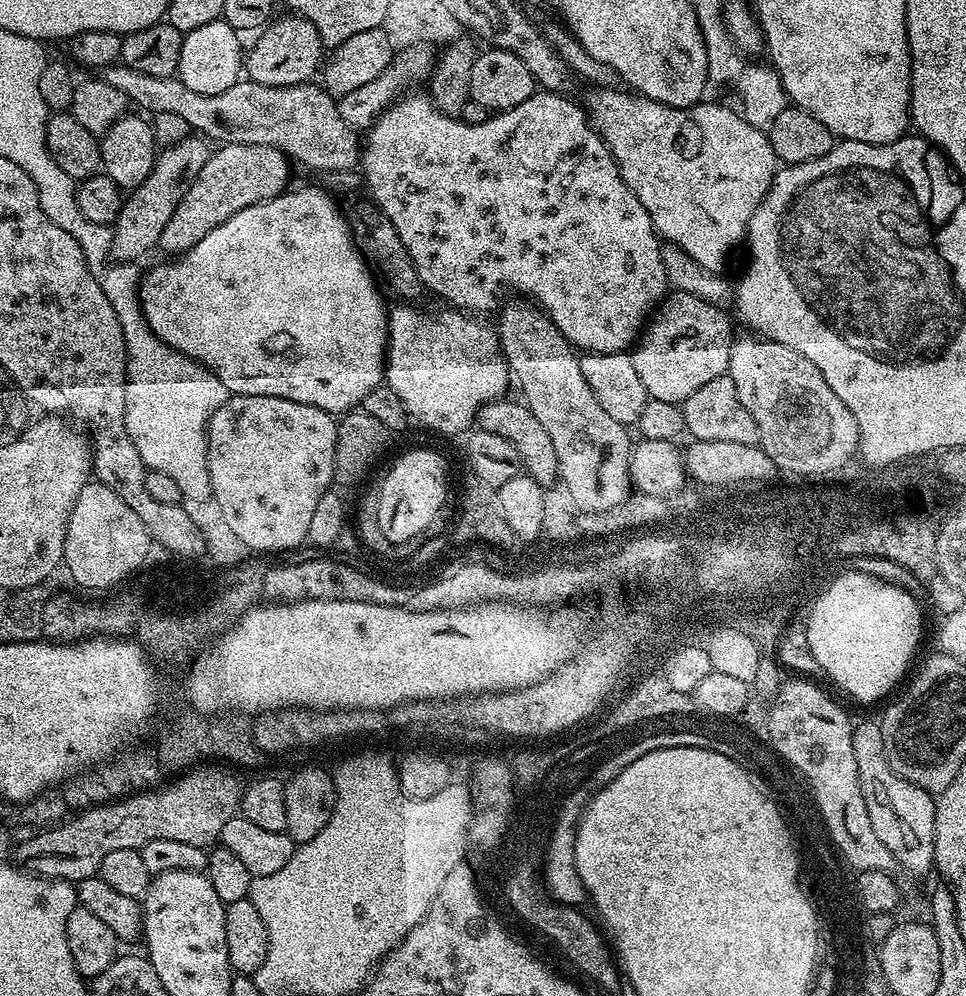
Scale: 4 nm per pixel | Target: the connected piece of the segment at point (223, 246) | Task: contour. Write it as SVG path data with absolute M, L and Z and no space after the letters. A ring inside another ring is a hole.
M320 186L294 188L266 202L246 206L246 210L238 210L238 214L226 218L226 222L214 226L214 230L210 230L210 234L206 234L202 242L195 244L188 252L177 255L173 264L156 264L149 272L145 271L140 286L140 308L150 330L163 344L208 368L218 378L218 382L226 386L229 394L286 398L290 402L318 406L318 410L343 414L359 409L366 394L381 387L388 350L388 312L384 308L383 298L380 297L381 289L374 279L374 273L352 239L352 230L348 226L345 213L340 213L332 201L335 200L333 193Z

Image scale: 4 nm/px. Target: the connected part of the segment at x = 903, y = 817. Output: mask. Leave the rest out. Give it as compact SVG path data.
M874 719L864 720L857 723L852 730L854 738L854 758L858 762L858 774L860 775L860 785L862 786L862 798L866 798L866 814L870 814L870 826L874 826L874 834L890 850L893 861L900 864L908 872L913 872L916 876L924 876L934 868L934 818L936 817L936 800L933 793L922 790L906 778L899 776L890 766L886 758L886 750L882 742L879 723Z

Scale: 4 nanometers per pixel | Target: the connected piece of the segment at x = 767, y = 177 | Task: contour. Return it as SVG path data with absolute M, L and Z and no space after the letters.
M593 87L590 92L592 93L588 96L586 111L589 120L592 121L592 128L604 139L610 154L616 159L622 182L626 182L626 186L630 186L634 198L638 198L638 202L642 202L642 206L646 206L646 214L650 214L650 222L652 227L656 229L657 236L663 238L669 244L686 250L686 254L690 254L690 258L694 258L694 262L698 262L698 266L702 266L711 272L723 273L725 271L724 267L728 264L728 259L732 256L732 251L739 244L741 247L745 243L750 218L754 214L754 210L758 210L762 198L766 198L766 194L772 185L772 180L776 177L778 171L778 161L768 141L767 131L748 124L735 107L734 109L727 108L724 104L701 102L699 104L691 104L688 108L671 108L662 102L654 102L650 98L631 90Z

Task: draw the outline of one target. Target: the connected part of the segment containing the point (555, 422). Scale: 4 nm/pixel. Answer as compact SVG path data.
M514 300L499 311L496 322L497 336L500 339L501 352L508 363L511 375L518 380L522 390L524 403L534 418L545 427L550 434L551 442L558 456L559 479L561 485L570 486L574 498L590 510L602 510L612 502L620 502L631 487L629 478L629 460L634 447L630 440L629 429L622 423L611 418L610 414L598 403L598 398L591 390L582 374L581 364L577 351L572 347L561 331L554 326L546 312L529 303Z

